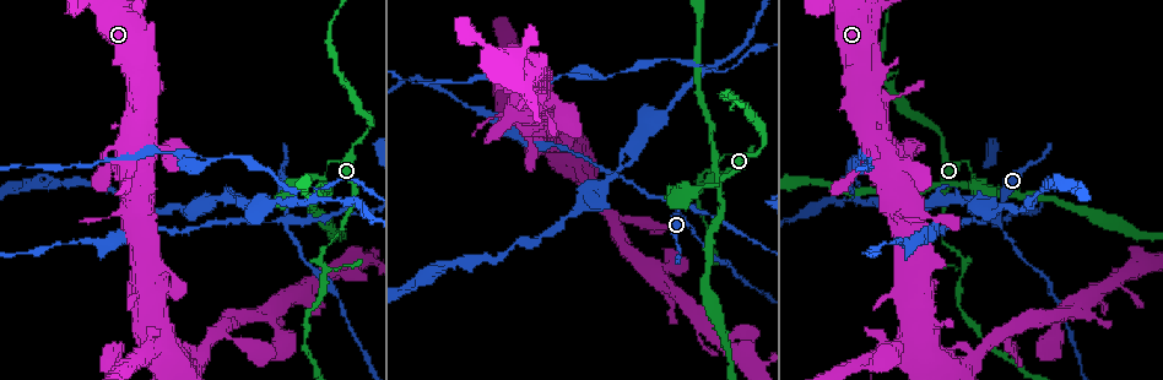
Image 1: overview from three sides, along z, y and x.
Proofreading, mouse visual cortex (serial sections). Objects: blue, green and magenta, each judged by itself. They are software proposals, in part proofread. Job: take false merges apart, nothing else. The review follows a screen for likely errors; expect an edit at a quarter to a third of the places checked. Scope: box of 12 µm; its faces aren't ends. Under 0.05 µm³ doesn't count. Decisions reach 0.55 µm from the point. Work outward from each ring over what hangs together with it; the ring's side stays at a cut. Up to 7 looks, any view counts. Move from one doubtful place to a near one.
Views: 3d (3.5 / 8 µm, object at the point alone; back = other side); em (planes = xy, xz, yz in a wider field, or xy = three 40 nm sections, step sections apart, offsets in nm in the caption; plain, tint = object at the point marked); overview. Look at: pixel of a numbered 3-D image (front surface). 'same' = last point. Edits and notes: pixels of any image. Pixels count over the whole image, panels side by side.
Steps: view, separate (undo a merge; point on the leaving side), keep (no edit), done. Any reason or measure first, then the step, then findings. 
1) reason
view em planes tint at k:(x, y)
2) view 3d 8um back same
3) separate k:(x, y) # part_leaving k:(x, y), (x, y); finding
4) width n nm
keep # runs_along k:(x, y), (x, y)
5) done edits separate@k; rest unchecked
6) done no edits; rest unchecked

four arms meet
view 3d 3.5um at 1:(996, 219)

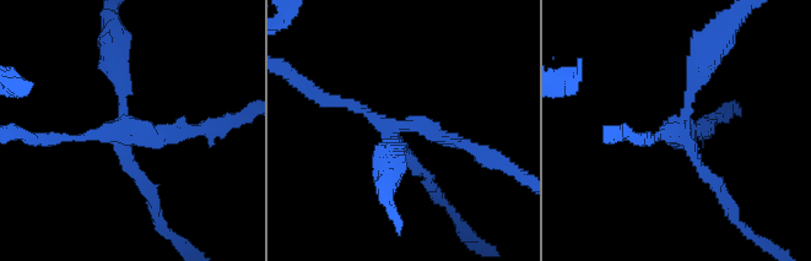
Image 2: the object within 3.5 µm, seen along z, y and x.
arms 4; arm_widths 150, 150, 200, 200 nm; need the tissue
view em planes plain at 2:(386, 129)

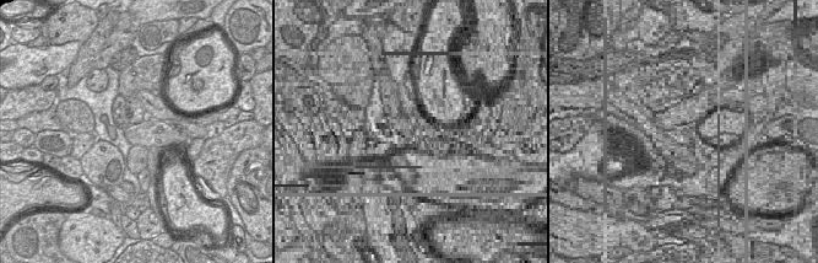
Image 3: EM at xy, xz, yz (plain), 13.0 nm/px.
with the object marked
view em planes tint same

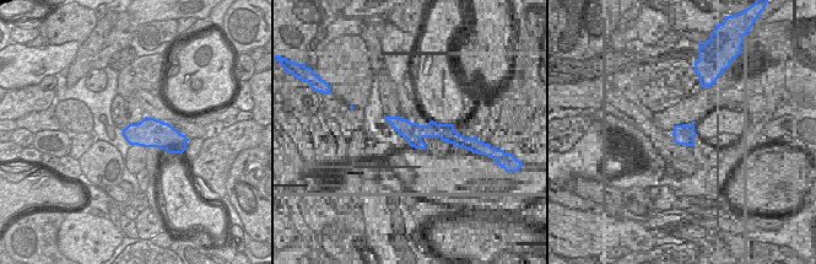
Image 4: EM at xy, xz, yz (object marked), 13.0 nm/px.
separate 2:(167, 137) # part_leaving 2:(118, 126), (84, 137), (23, 134); a second cell is stuck on

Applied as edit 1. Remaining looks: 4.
sharp bend
view 3d 3.5um at 1:(716, 188)

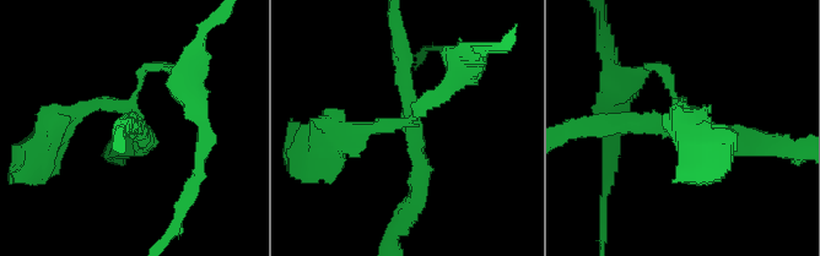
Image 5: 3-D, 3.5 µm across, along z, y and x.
view em planes tint at 5:(409, 123)

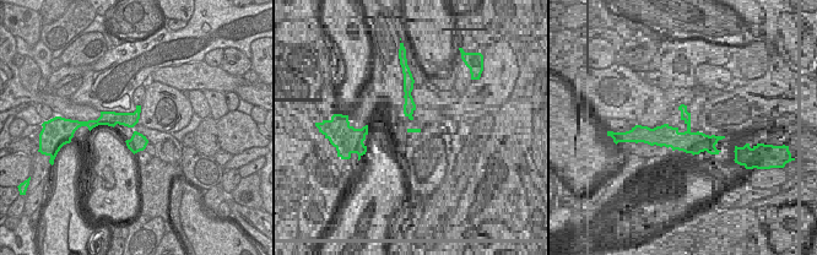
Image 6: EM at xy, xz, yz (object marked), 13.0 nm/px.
arm_widths 150, 150, 200, 200 nm
separate 5:(408, 82) # part_leaving 5:(415, 129), (422, 175), (399, 225); a second cell is stuck on

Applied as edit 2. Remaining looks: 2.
abrupt turn
view 3d 3.5um at 1:(317, 258)

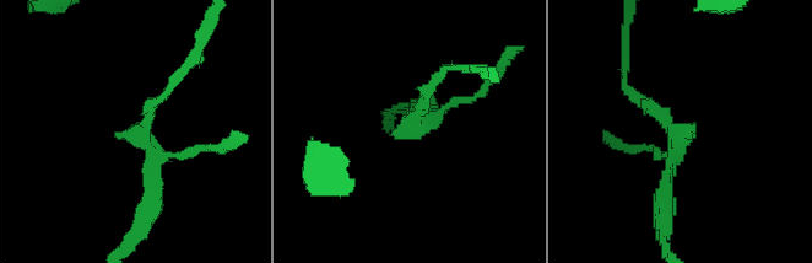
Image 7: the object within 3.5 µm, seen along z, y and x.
need the tissue
view em planes tint at 7:(675, 135)

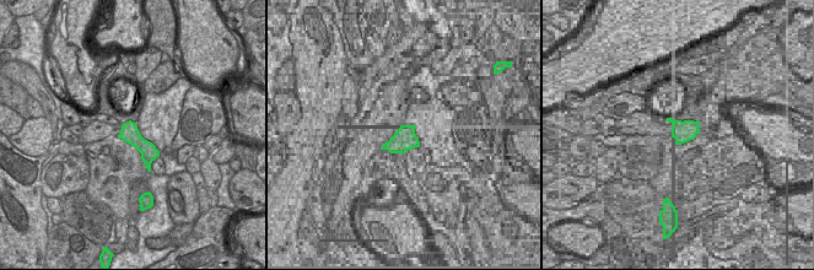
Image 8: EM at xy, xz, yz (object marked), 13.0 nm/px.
keep # runs_along 7:(626, 84), (676, 133), (662, 209); one cell here

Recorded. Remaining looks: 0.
done edits separate@2, separate@5; rest unchecked

